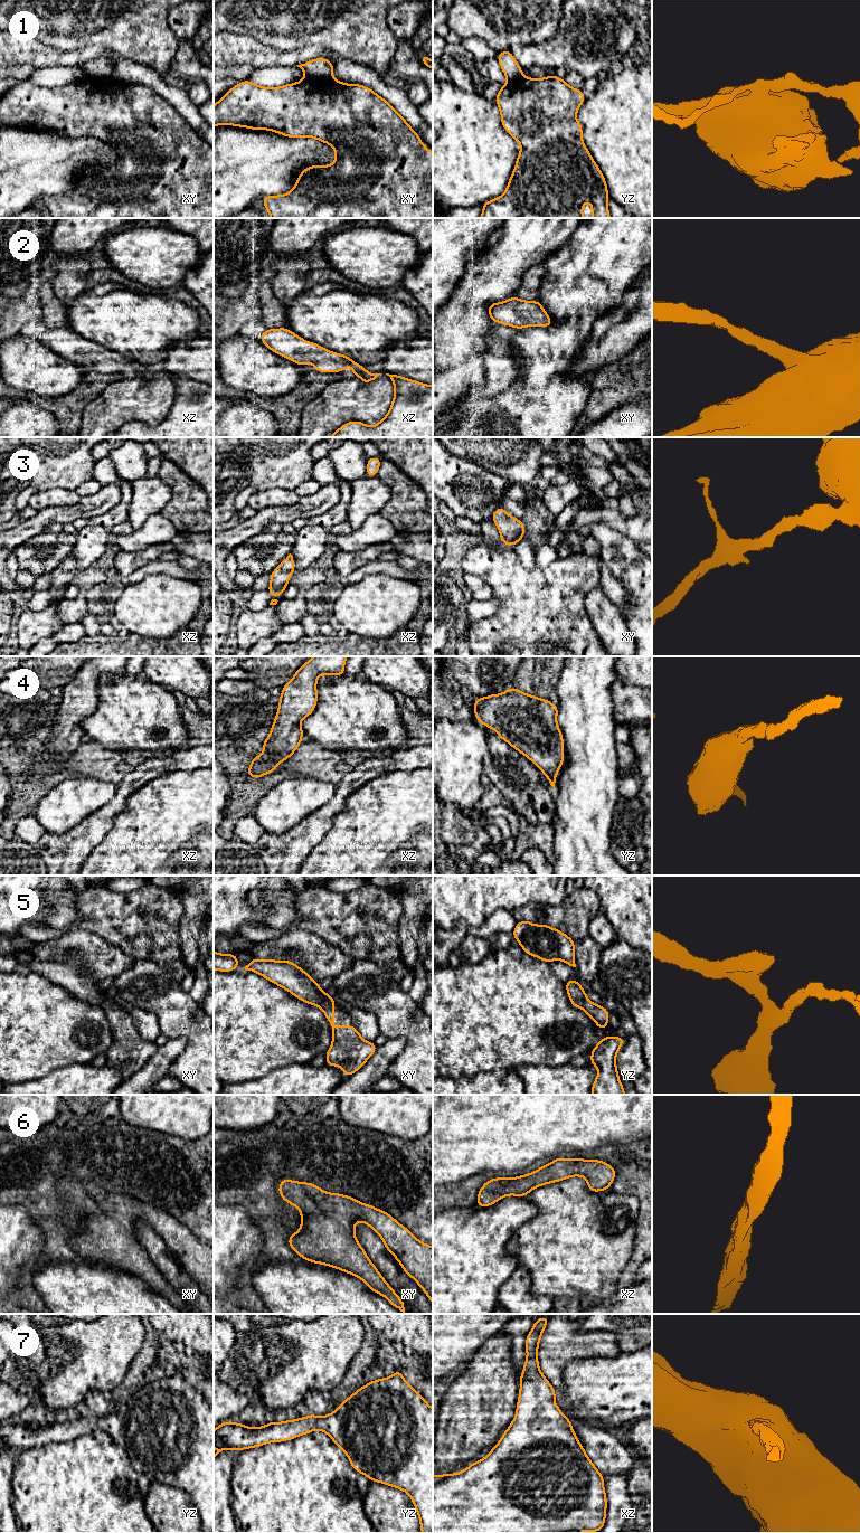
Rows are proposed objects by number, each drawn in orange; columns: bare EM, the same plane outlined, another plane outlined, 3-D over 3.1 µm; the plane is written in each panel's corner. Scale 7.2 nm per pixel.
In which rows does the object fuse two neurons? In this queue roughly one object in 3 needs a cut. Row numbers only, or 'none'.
1

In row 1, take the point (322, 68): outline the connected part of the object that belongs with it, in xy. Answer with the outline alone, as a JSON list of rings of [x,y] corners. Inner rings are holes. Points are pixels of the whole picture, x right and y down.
[[[315,58],[296,66],[303,70],[305,77],[330,79],[333,76],[333,64],[327,58]]]

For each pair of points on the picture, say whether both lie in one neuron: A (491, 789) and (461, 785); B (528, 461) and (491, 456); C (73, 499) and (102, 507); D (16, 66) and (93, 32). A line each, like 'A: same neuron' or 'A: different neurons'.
A: different neurons
B: same neuron
C: different neurons
D: different neurons

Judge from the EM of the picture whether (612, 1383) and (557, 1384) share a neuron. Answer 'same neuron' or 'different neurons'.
different neurons

